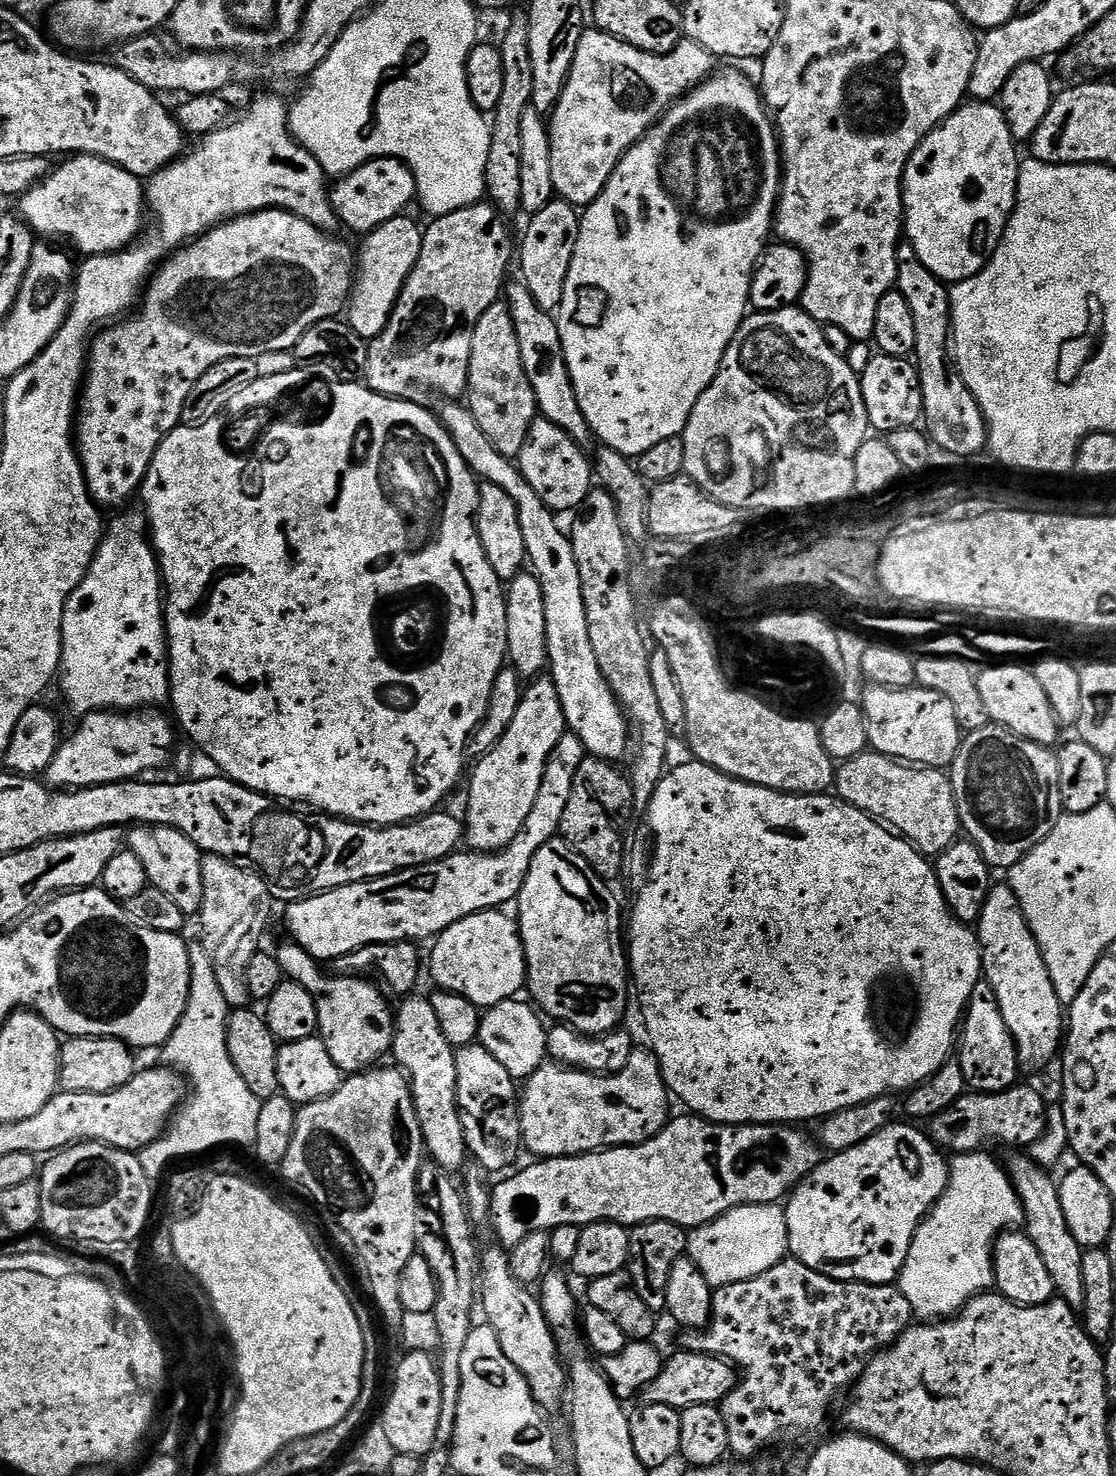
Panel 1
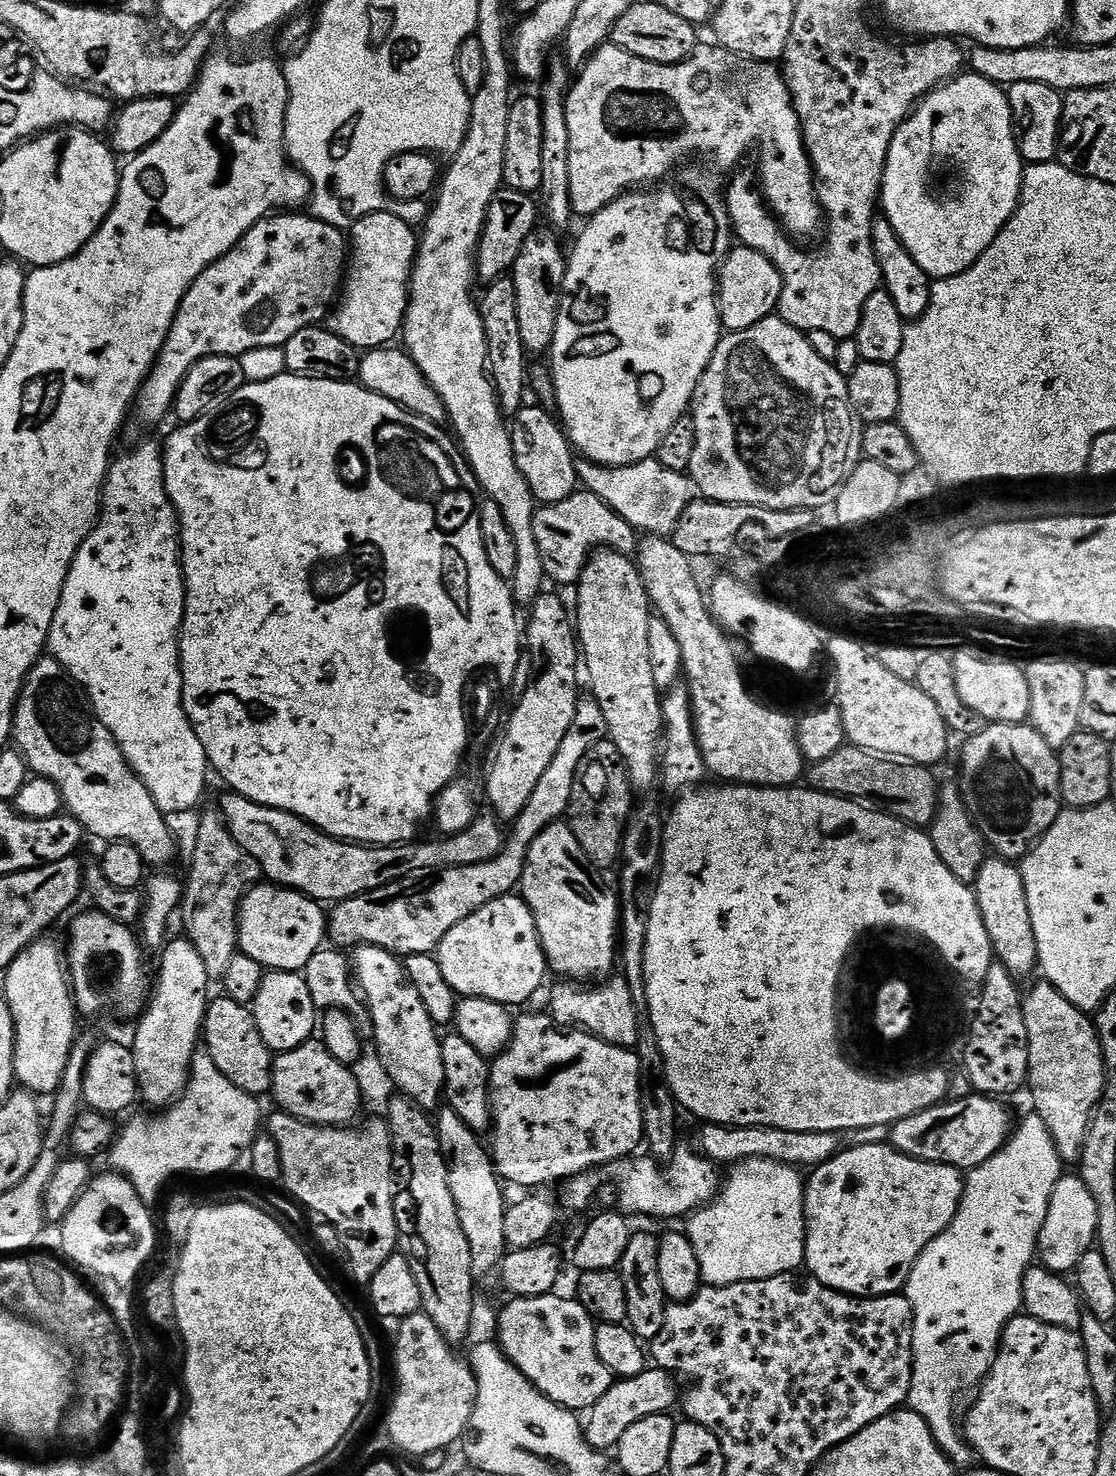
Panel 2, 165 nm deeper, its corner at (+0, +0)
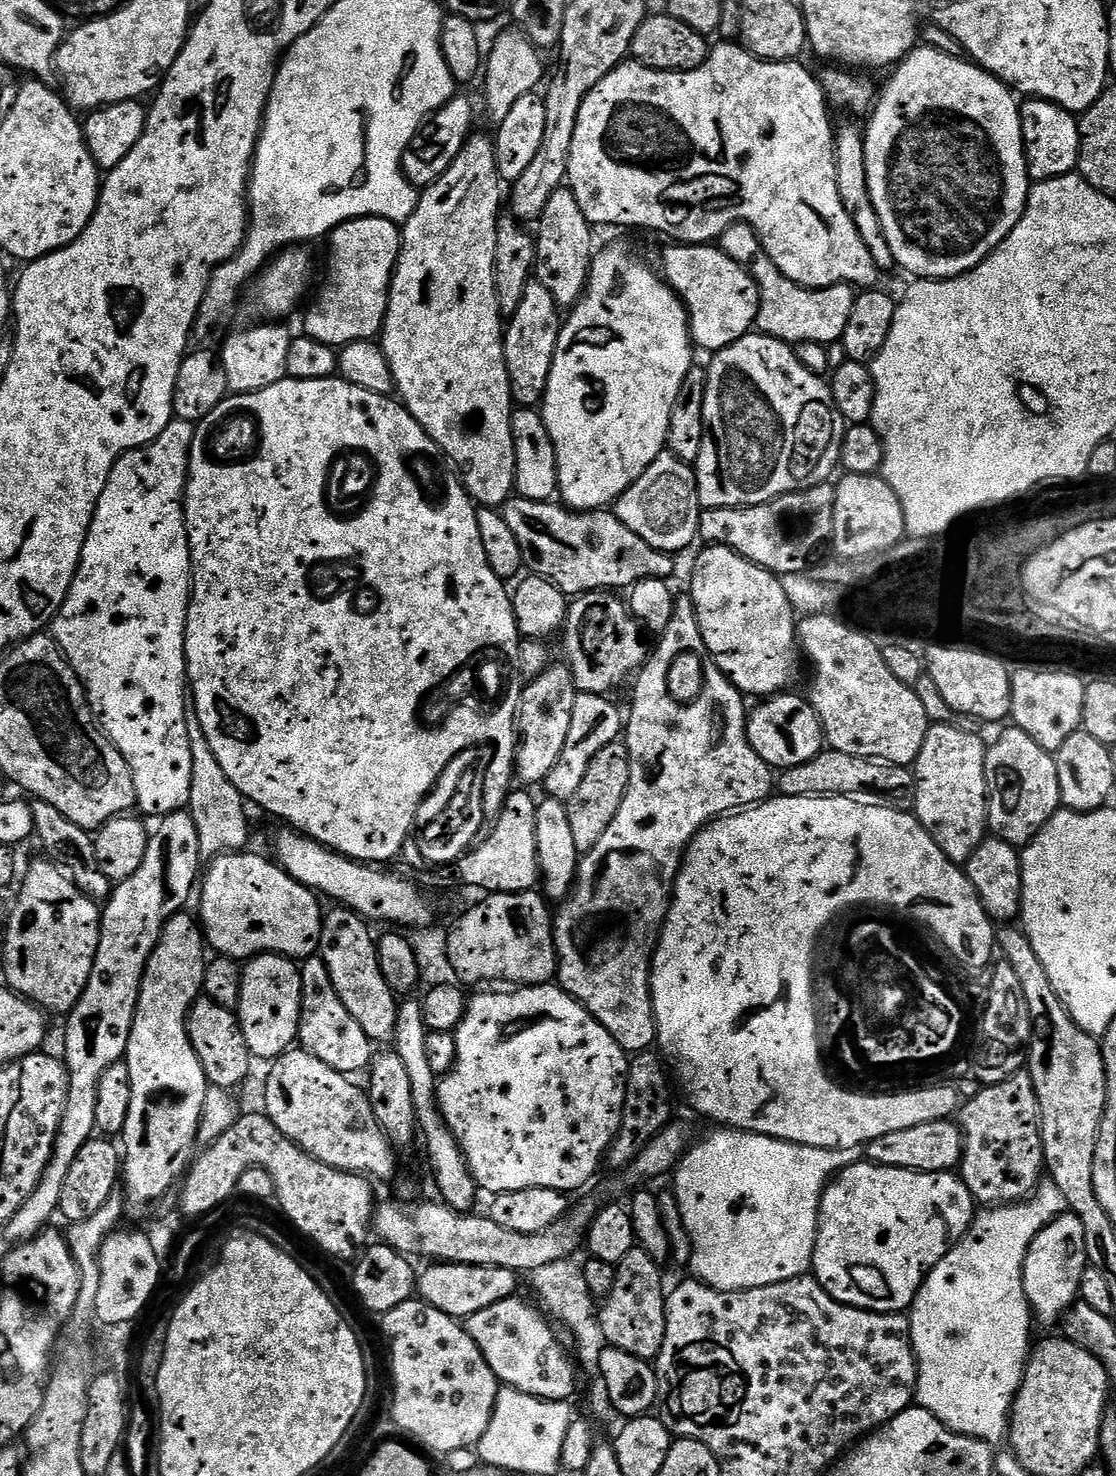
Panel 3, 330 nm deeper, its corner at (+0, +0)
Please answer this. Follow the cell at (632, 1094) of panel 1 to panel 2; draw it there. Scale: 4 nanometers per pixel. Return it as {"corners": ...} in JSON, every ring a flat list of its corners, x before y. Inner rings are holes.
{"corners":[[543,1011,532,1012,515,1021,512,1030,512,1041,508,1048,495,1057,490,1064,490,1075,492,1077,492,1126,490,1137,490,1151,492,1160,496,1163,496,1171,500,1173,505,1181,513,1180,521,1184,524,1190,536,1190,539,1184,552,1184,555,1180,567,1182,571,1176,577,1176,583,1172,603,1169,611,1166,618,1160,633,1155,636,1147,641,1147,644,1139,644,1127,642,1126,642,1098,640,1097,640,1067,635,1051,630,1048,619,1048,613,1044,607,1044,602,1038,592,1036,583,1030,561,1030,551,1015]]}

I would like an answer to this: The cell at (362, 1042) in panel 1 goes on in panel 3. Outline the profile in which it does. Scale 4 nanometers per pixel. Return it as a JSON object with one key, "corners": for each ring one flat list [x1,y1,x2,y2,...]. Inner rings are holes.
{"corners":[[245,850,217,856,207,865,198,892,198,920,213,953,244,962,265,954,307,958,319,949,324,916,317,893,268,860]]}

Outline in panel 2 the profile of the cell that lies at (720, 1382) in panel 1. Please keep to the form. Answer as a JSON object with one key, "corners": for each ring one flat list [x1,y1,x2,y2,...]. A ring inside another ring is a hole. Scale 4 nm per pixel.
{"corners":[[651,1367,640,1375,630,1379,617,1379,598,1400,598,1402,589,1409,589,1418,584,1426,587,1442,592,1448,599,1452,606,1452,613,1449,617,1442,622,1438,626,1430,634,1426,635,1422,640,1422,642,1418,657,1415,665,1415,680,1398,679,1387,676,1388,677,1381,675,1377,660,1368]]}

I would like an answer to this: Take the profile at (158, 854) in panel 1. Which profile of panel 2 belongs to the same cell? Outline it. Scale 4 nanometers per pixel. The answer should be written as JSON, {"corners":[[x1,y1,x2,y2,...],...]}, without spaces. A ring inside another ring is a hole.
{"corners":[[42,658,24,679,24,689,16,699,16,713,12,716,12,735,15,747,24,756,29,769,41,780,52,780,58,786,63,807,83,826,89,837,97,836,103,842,123,842,134,846,142,854,145,865,160,870,176,856,176,840,172,837,169,817,158,810,150,790,128,765,120,745,96,719,91,711,83,712,86,697,79,684,56,660]]}

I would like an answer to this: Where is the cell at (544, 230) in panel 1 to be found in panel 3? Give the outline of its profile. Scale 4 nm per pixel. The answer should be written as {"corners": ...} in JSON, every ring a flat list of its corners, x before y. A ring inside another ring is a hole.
{"corners":[[529,280,526,294,522,294,522,302,518,302,518,310,514,310,504,329,506,370,512,387,512,399,519,407,536,408,543,401,561,327,562,309,556,304,554,294,550,294,540,280]]}

